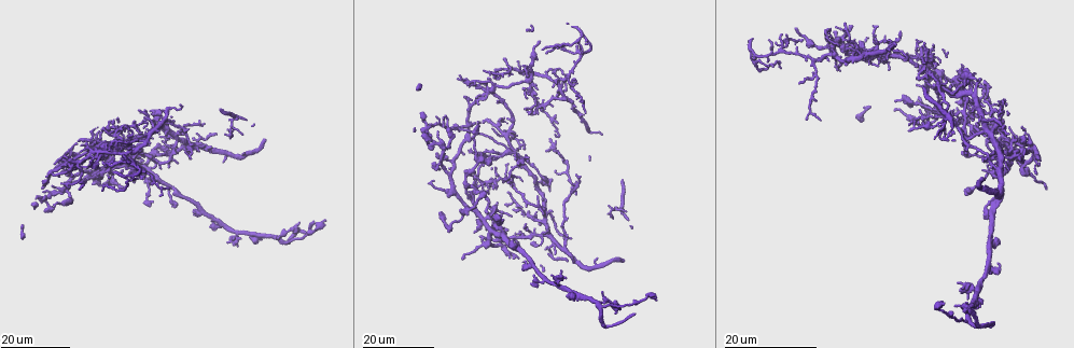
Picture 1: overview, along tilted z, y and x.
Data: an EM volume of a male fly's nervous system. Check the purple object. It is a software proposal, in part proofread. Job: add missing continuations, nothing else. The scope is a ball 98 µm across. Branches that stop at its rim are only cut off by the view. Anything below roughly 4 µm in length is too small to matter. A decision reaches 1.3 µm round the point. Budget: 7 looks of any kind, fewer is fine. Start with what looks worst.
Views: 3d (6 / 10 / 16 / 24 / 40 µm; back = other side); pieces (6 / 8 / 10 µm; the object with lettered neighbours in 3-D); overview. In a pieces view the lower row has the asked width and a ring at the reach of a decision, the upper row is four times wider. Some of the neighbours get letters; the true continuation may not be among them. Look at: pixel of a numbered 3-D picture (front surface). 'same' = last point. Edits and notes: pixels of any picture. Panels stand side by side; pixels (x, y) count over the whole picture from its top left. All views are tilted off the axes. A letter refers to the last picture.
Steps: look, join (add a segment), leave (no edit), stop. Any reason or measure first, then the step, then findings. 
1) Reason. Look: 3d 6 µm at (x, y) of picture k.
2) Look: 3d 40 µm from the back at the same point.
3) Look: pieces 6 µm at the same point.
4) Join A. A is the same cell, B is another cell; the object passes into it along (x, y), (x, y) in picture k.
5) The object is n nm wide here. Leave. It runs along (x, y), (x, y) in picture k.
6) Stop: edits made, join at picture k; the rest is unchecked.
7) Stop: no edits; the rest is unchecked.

Tapers out. Look: 3d 16 µm at (55, 203) of picture 1.

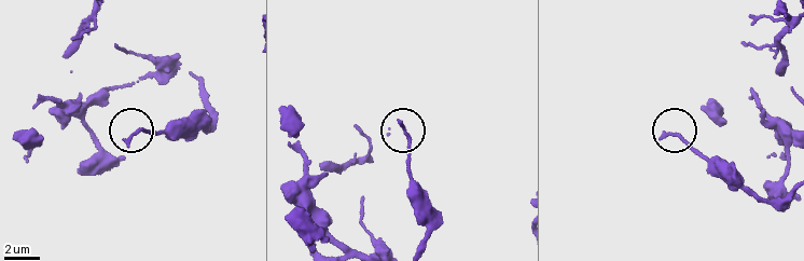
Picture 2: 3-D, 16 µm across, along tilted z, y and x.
Closer look. Look: 3d 10 µm at (400, 123) of picture 2.

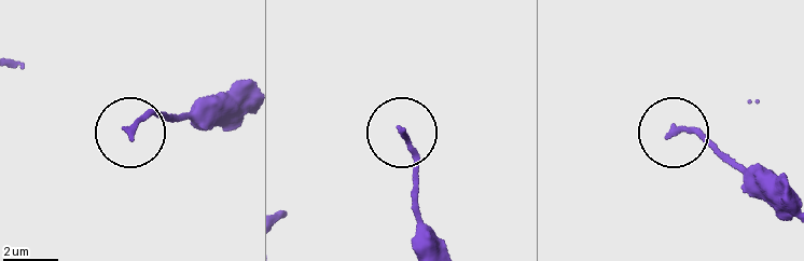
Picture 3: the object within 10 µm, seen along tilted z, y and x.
See the neighbours. Look: pieces 6 µm at (672, 133) of picture 3.

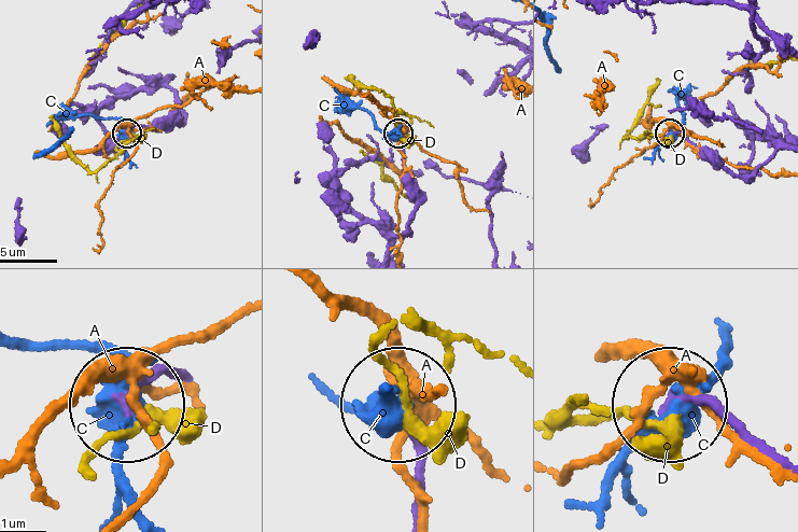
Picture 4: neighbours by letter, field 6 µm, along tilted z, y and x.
The object is 200 nm wide here. Leave. A, C and D are other cells; none of them fits.

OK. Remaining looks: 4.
An open end. Look: 3d 24 µm at (896, 99) of picture 1.

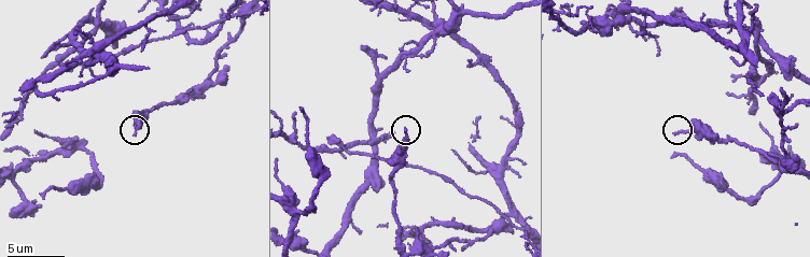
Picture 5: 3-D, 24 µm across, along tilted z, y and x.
Look: pieces 6 µm at (404, 128) of picture 5.

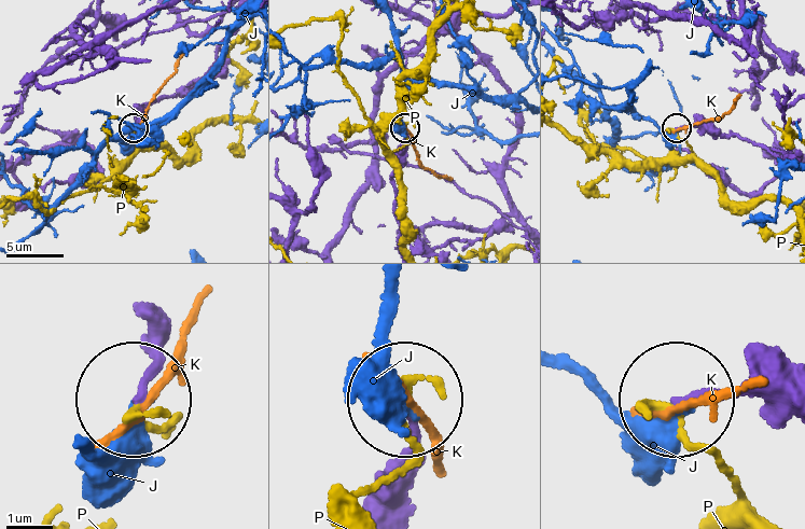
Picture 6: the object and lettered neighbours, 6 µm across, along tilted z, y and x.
Leave. J, K and P are other cells; it runs along (782, 402), (678, 398) in picture 6; none of them fits.

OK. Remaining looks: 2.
An open end. Look: pieces 6 µm at (638, 34) of picture 5.

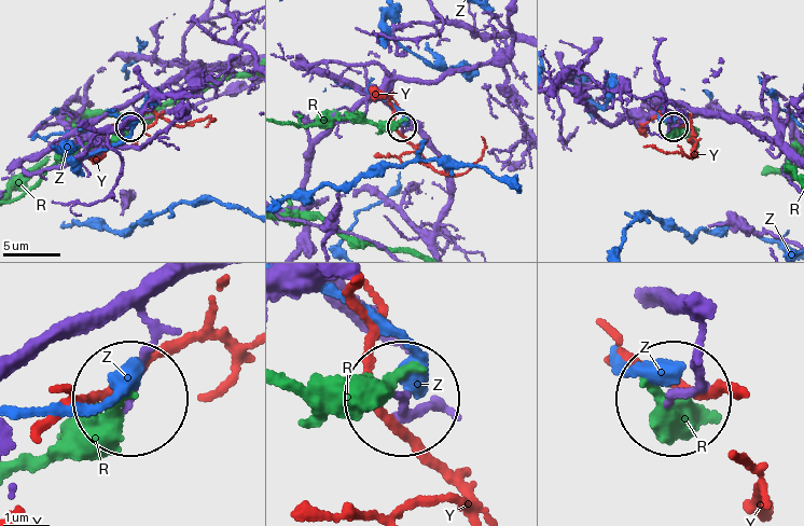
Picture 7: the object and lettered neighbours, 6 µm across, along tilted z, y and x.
The object is 140 nm wide here. Leave. R, Y and Z are other cells; none of them fits.

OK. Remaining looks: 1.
Stop: no edits; the rest is unchecked.

